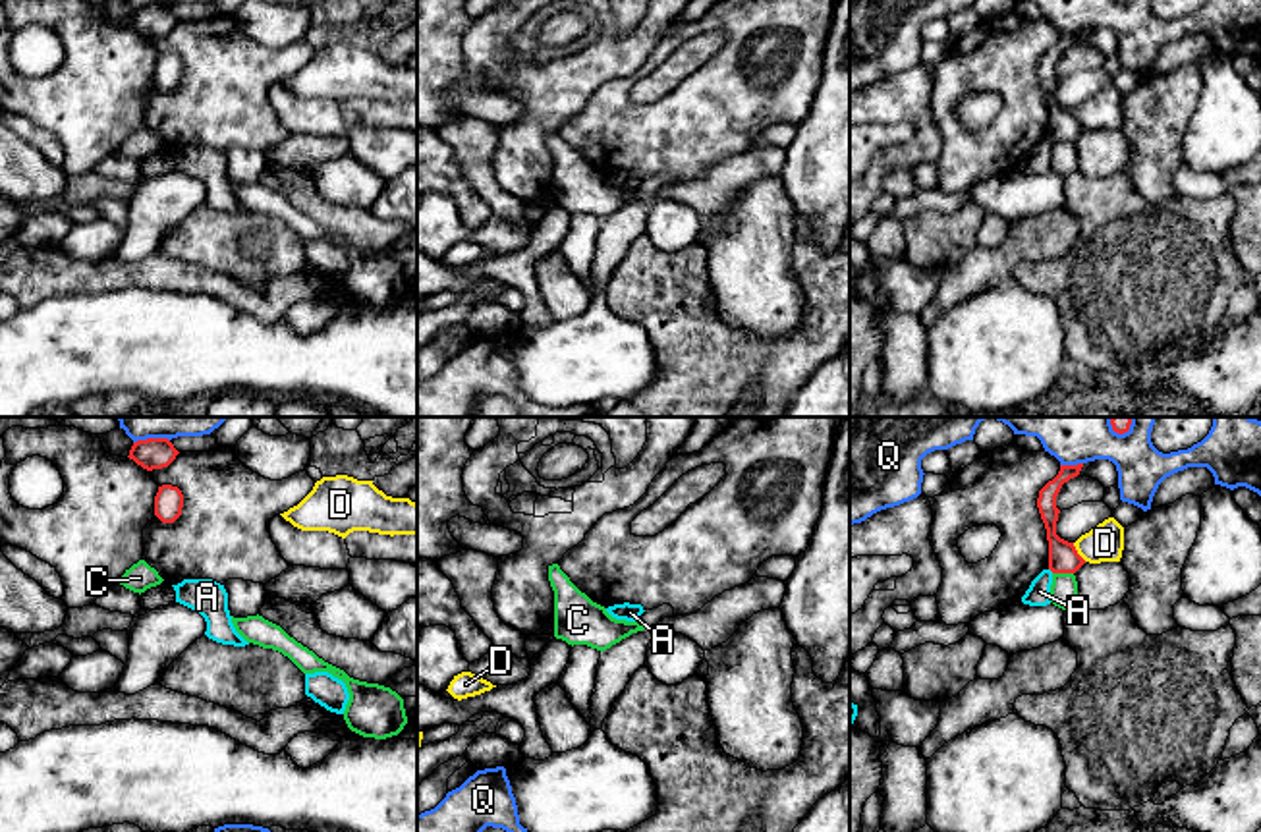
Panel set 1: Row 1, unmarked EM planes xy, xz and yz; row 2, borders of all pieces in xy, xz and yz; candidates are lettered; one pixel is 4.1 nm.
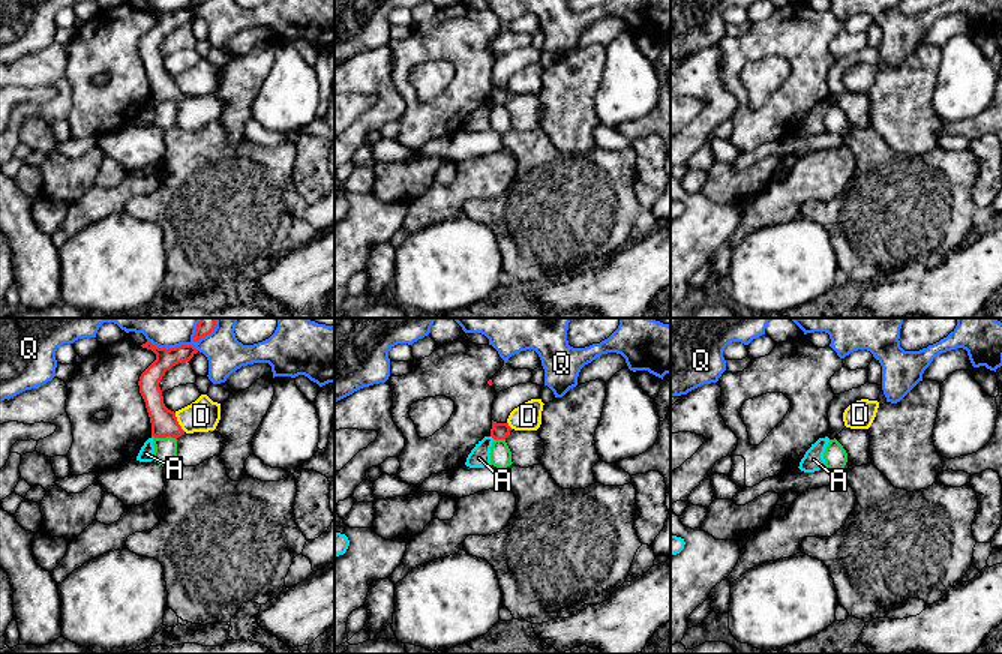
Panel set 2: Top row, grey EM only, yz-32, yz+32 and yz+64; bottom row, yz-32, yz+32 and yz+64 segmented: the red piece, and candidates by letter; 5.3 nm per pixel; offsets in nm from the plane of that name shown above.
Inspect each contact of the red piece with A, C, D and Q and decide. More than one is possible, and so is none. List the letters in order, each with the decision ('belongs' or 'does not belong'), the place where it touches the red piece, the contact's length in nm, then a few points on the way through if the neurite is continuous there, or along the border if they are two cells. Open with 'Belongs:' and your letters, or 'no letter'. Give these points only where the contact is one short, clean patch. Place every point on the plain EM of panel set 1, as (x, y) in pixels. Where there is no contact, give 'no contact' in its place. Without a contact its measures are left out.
Belongs: no letter
A: does not belong; contact yz (1051, 138); length 30 nm
C: does not belong; contact yz (1063, 139); length 90 nm; border yz (1053, 139), (1072, 141)
D: does not belong; contact yz (1076, 120); length 100 nm; border yz (1072, 110), (1086, 128)
Q: does not belong; contact yz (1070, 33); length 100 nm

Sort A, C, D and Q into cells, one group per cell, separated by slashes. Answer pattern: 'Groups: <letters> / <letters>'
Groups: A / C / D / Q

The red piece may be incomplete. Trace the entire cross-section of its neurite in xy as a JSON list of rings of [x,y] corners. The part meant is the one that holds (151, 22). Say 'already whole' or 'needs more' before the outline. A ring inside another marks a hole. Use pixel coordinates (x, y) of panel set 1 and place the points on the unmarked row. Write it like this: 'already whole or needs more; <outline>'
already whole; [[[147,6],[133,10],[129,27],[147,39],[168,35],[180,19],[168,6]]]

